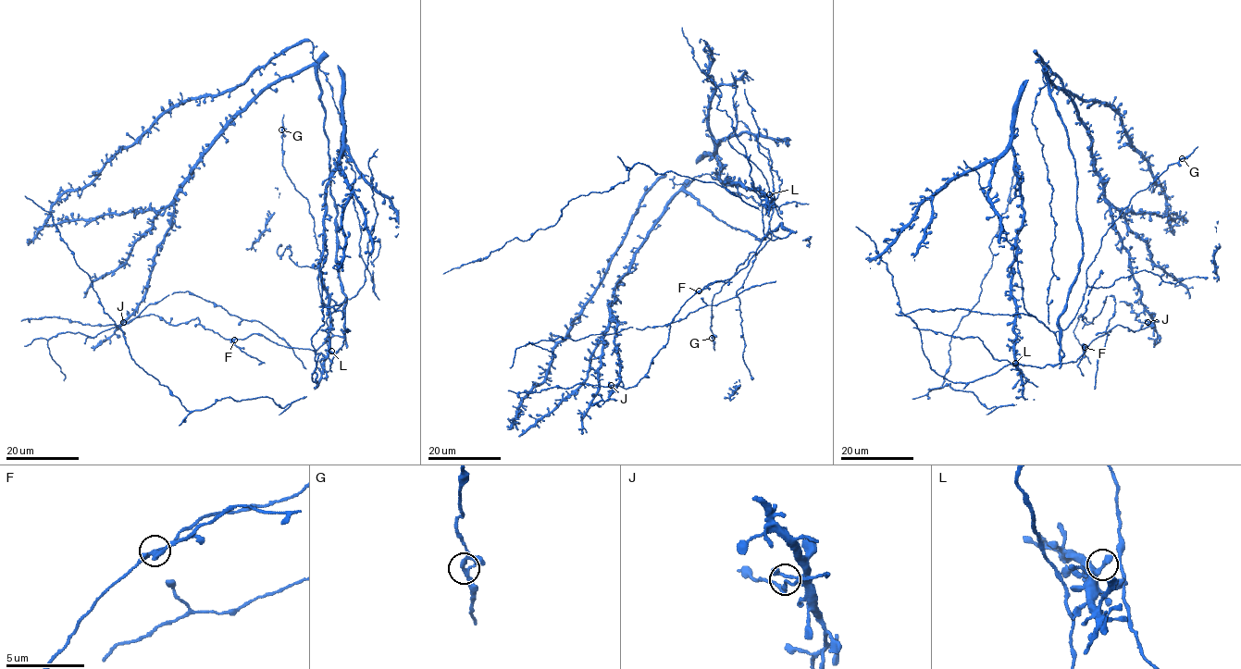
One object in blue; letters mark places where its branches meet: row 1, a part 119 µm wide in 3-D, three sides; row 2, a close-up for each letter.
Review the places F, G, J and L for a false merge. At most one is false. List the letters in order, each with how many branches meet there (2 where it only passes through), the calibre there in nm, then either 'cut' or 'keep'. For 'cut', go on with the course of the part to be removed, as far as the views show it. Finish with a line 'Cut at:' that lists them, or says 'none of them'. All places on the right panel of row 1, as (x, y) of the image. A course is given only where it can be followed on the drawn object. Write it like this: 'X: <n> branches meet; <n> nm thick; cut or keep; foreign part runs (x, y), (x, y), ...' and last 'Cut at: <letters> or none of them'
F: 4 branches meet; 280 nm thick; cut; foreign part runs (1085, 348), (1077, 366), (1083, 376)
G: 3 branches meet; 240 nm thick; keep
J: 4 branches meet; 190 nm thick; keep
L: 4 branches meet; 320 nm thick; keep
Cut at: F

